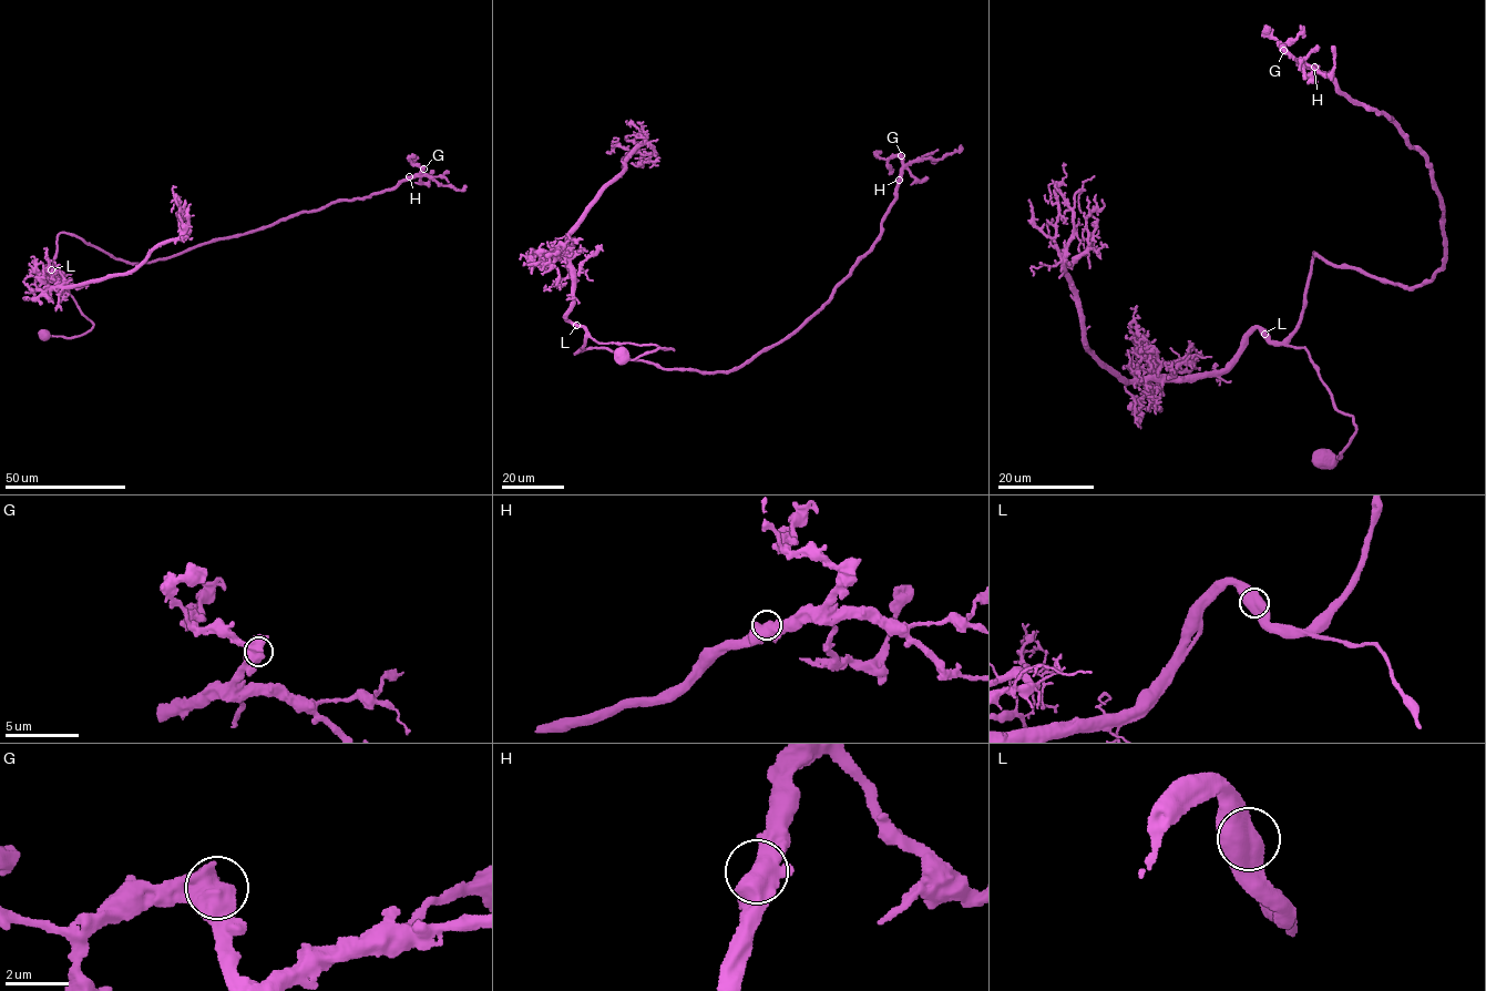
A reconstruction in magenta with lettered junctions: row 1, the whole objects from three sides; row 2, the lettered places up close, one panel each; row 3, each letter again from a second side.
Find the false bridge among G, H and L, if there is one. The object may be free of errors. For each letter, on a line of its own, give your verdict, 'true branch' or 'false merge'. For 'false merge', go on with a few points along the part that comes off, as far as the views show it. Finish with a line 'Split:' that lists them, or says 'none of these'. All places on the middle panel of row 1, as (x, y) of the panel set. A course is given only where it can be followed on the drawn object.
G: true branch
H: true branch
L: true branch
Split: none of these

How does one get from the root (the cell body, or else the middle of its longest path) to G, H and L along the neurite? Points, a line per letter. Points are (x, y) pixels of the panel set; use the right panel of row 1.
G: (1323, 460), (1355, 429), (1285, 344), (1313, 253), (1426, 283), (1444, 206), (1395, 122), (1283, 50)
H: (1323, 460), (1355, 429), (1285, 344), (1313, 253), (1408, 287), (1443, 271), (1446, 243), (1424, 155), (1314, 67)
L: (1323, 460), (1326, 463), (1342, 457), (1355, 429), (1352, 418), (1338, 410), (1305, 348), (1277, 345), (1264, 334)

